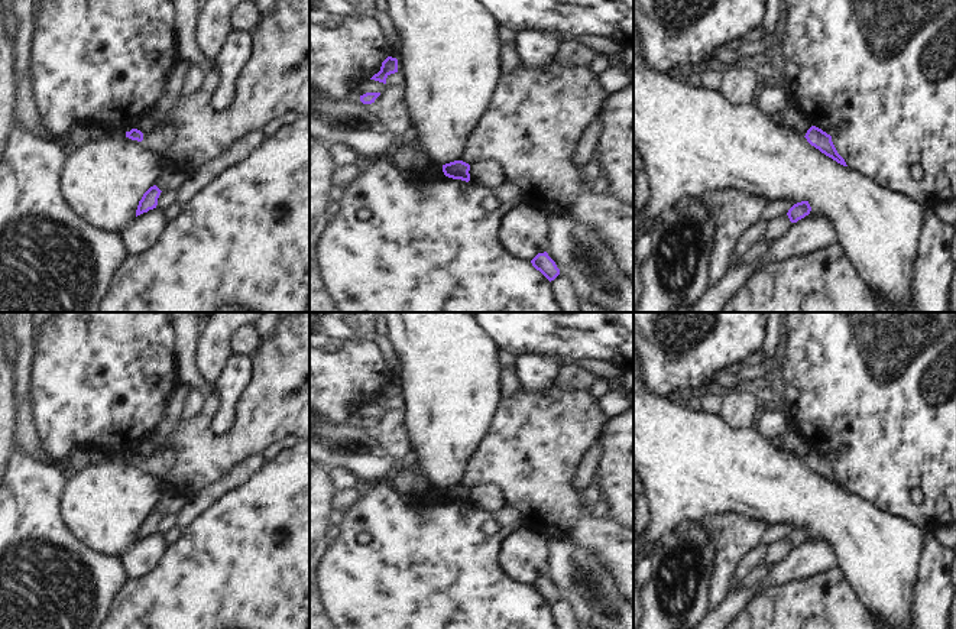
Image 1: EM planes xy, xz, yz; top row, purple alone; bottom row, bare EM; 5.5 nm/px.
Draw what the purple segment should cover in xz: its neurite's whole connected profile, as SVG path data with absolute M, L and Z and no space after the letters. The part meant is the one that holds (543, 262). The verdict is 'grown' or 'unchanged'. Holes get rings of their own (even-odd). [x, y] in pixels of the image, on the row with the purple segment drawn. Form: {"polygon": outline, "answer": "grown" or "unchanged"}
{"polygon": "M547 252L538 253L532 260L532 266L539 270L550 282L560 275L560 269Z", "answer": "unchanged"}

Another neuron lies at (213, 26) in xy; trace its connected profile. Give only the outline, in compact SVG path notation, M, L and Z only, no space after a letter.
M205 0L198 10L195 40L201 52L215 59L233 30L229 22L231 7L240 0Z

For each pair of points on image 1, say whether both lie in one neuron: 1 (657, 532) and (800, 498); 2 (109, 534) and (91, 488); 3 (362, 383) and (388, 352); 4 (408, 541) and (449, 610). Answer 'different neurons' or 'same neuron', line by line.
1: same neuron
2: same neuron
3: different neurons
4: same neuron

